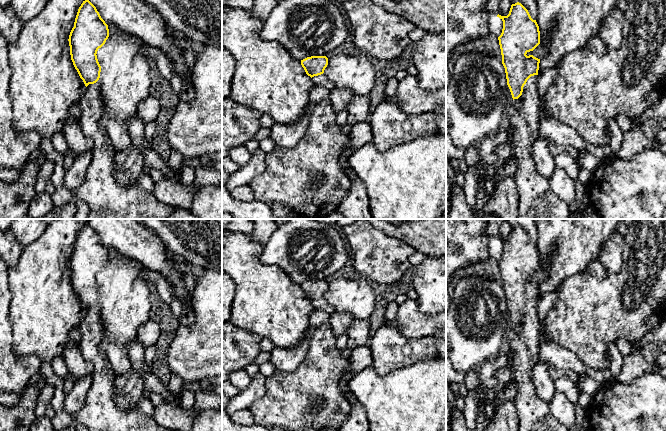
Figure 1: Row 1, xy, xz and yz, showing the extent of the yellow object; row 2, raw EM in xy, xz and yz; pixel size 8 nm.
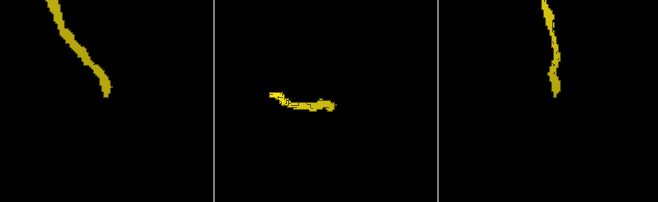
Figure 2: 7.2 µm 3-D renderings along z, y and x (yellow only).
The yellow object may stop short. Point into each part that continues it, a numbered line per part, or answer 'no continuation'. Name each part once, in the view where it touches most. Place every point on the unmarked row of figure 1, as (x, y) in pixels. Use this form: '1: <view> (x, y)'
1: yz (534, 414)

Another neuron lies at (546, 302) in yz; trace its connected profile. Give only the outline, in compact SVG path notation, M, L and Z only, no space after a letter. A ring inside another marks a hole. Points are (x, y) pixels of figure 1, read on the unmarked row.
M559 289L547 292L538 298L537 313L540 322L543 324L547 314L553 308L558 296Z

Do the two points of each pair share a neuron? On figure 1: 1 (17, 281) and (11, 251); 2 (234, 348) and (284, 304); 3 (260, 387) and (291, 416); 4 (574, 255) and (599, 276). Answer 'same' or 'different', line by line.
1: different
2: different
3: different
4: different

